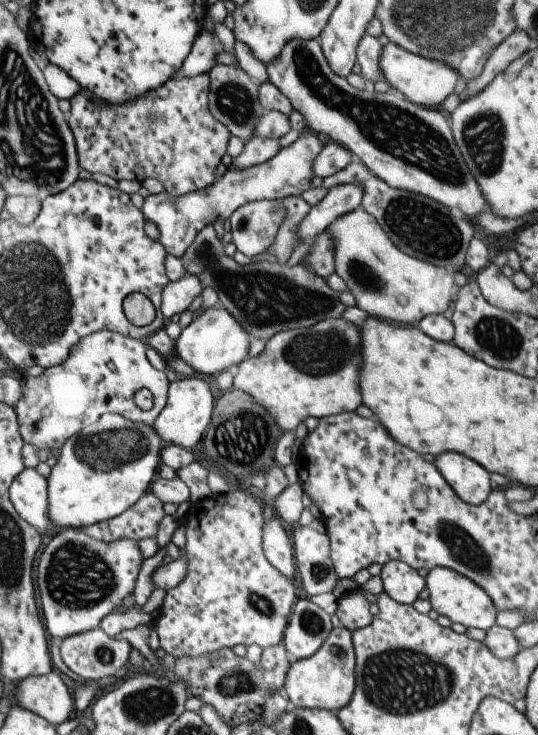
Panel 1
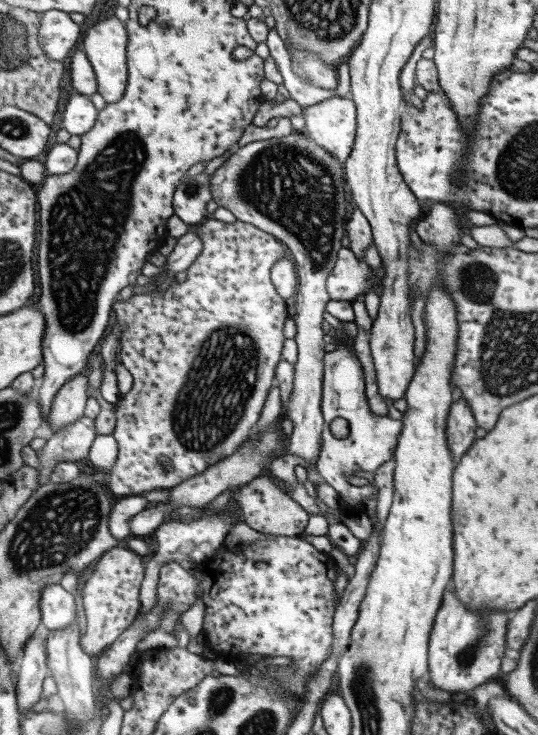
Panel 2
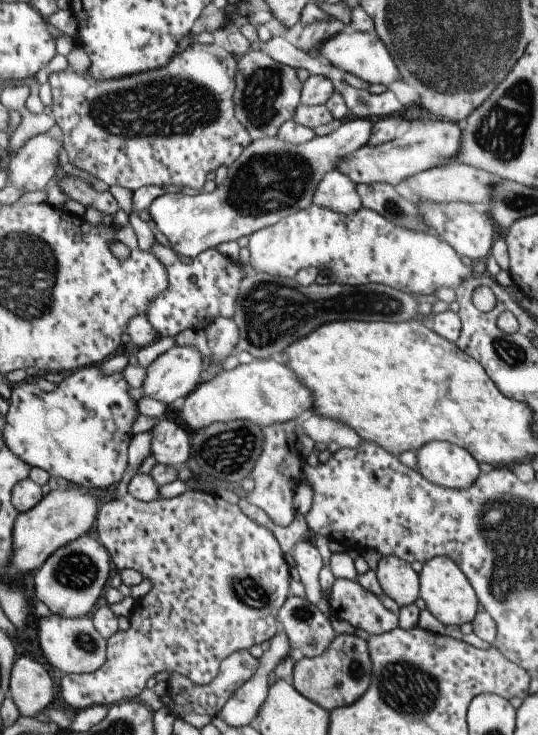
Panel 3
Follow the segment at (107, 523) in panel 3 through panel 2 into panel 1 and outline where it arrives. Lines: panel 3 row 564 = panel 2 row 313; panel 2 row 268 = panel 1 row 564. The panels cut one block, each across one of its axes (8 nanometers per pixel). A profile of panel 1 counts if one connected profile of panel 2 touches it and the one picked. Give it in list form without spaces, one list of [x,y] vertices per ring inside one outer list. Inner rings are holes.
[[[239,488],[226,493],[209,495],[187,503],[177,515],[184,527],[186,571],[176,587],[165,591],[158,615],[151,629],[157,633],[158,644],[174,660],[214,653],[235,644],[258,644],[261,648],[275,646],[282,640],[283,629],[298,593],[297,585],[275,570],[264,557],[261,529],[263,509],[254,497]]]

